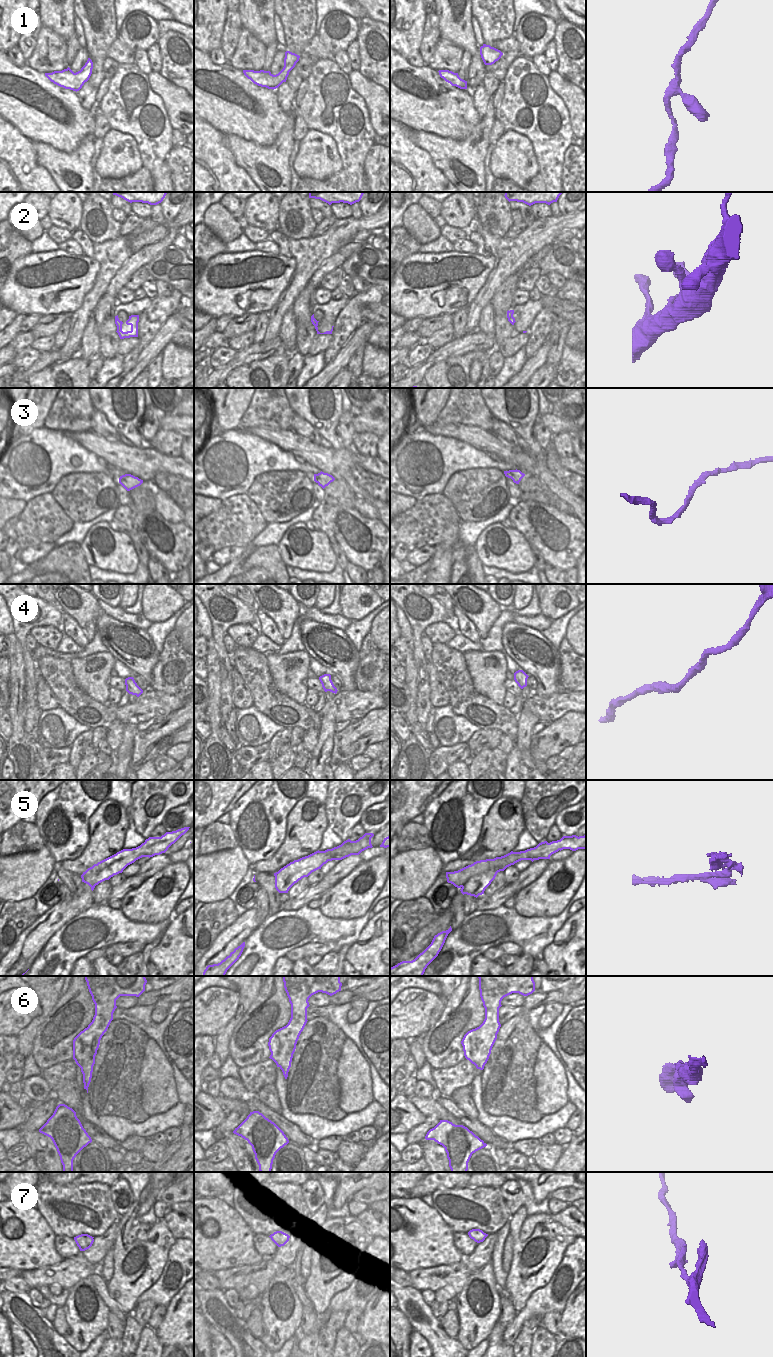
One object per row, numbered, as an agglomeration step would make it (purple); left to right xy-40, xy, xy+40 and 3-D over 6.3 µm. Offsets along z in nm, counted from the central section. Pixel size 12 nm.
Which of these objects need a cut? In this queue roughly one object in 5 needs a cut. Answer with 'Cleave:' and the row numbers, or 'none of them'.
Cleave: 2, 5

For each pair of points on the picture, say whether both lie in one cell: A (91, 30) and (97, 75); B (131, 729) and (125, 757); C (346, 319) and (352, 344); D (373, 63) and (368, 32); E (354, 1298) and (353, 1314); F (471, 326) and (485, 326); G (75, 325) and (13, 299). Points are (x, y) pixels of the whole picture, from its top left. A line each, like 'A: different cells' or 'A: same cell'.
A: same cell
B: same cell
C: different cells
D: same cell
E: different cells
F: different cells
G: different cells

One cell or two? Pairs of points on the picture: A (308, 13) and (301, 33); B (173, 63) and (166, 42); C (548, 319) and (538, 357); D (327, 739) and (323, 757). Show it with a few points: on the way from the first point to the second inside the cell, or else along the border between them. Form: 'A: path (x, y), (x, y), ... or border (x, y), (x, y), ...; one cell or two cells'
A: path (303, 18), (301, 20), (301, 28); one cell
B: path (173, 58), (171, 47); one cell
C: border (544, 341), (528, 359); two cells
D: path (325, 743), (323, 753); one cell

